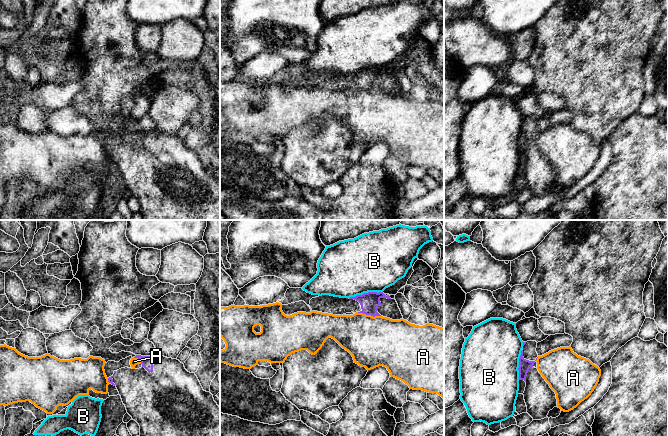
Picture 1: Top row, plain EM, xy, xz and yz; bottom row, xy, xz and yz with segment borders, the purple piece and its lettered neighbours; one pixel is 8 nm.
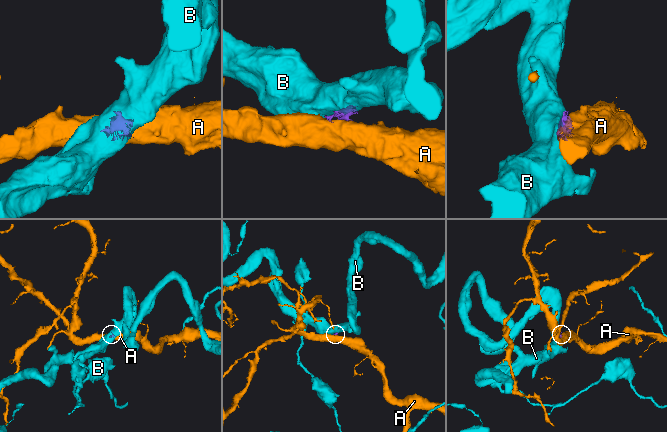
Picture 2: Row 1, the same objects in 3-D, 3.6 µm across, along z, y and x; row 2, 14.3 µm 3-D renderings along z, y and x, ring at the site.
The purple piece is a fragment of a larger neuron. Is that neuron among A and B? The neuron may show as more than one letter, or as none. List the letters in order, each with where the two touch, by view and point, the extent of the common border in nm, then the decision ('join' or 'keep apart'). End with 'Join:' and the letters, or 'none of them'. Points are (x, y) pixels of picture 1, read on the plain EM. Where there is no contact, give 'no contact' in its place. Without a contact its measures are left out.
A: meets purple in xz at (369, 90); contact 190 nm long; keep apart
B: meets purple in xz at (365, 69); contact 280 nm long; keep apart
Join: none of them

